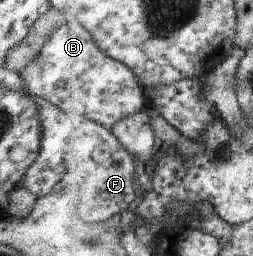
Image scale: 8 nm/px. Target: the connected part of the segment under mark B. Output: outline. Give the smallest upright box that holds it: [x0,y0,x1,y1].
[18,24,144,130]

